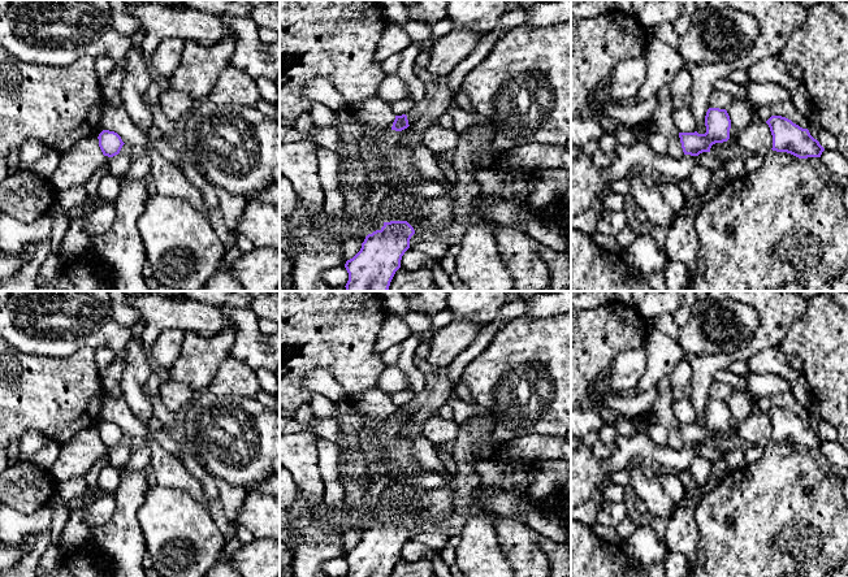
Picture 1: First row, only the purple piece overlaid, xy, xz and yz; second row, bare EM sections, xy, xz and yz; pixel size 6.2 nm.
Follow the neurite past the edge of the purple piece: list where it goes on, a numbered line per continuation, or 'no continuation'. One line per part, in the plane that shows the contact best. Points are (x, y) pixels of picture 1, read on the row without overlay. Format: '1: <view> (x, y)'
no continuation

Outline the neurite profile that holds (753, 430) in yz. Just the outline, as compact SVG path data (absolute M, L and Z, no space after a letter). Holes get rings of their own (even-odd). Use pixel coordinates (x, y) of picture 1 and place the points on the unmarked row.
M766 413L757 417L748 417L739 425L736 430L739 437L747 446L761 444L765 446L773 439L773 426Z

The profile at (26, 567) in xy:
M51 528L40 533L34 548L26 554L16 567L1 573L0 577L36 577L35 568L44 552L51 546L49 530Z

